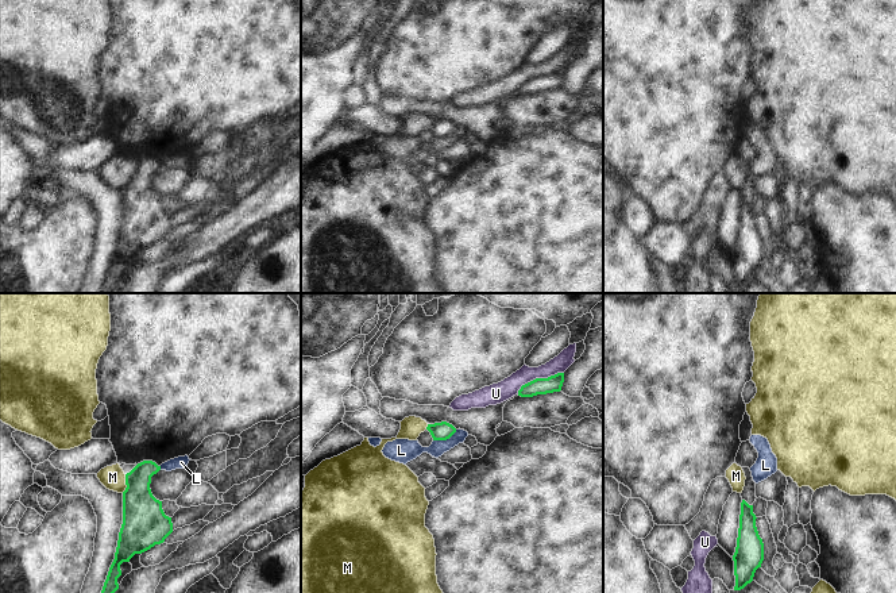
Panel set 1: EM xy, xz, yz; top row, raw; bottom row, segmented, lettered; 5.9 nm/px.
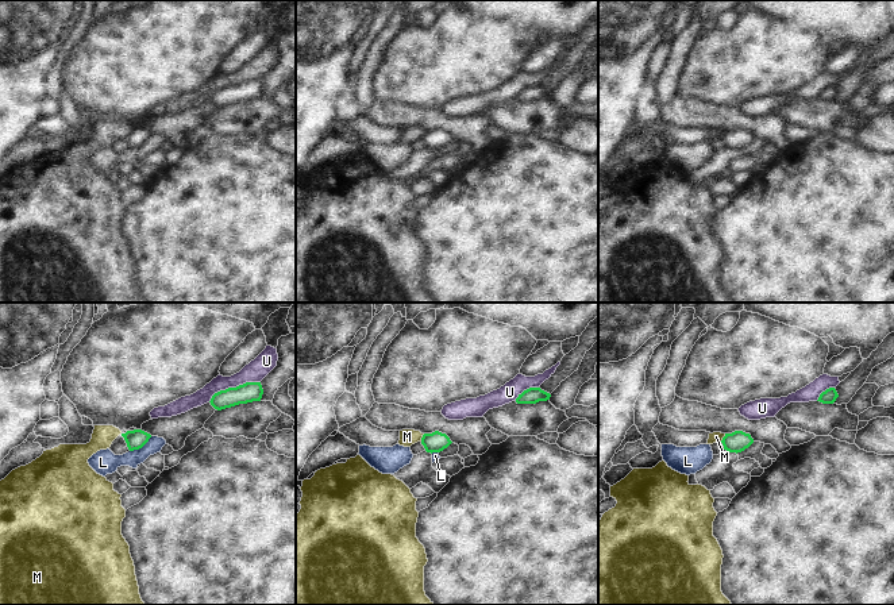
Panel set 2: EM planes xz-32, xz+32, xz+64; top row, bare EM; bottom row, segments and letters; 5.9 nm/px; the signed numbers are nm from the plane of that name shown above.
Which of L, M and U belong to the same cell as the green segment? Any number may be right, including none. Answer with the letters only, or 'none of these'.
none of these

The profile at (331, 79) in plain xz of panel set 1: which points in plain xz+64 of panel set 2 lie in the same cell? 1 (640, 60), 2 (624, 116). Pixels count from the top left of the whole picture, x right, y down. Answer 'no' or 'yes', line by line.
1: yes
2: yes

